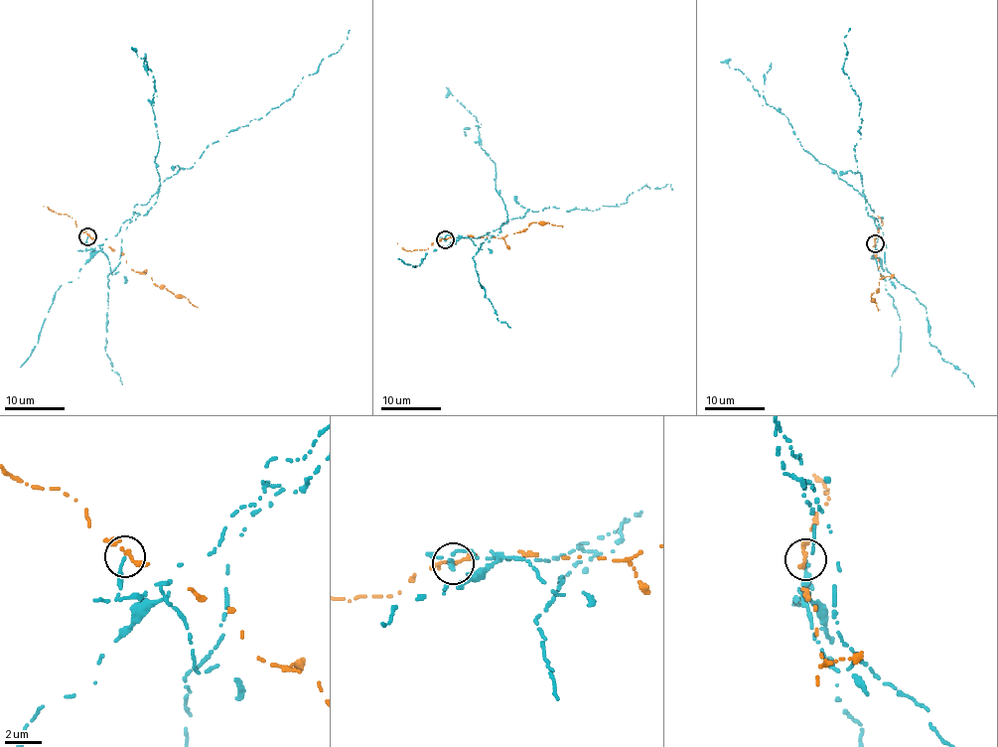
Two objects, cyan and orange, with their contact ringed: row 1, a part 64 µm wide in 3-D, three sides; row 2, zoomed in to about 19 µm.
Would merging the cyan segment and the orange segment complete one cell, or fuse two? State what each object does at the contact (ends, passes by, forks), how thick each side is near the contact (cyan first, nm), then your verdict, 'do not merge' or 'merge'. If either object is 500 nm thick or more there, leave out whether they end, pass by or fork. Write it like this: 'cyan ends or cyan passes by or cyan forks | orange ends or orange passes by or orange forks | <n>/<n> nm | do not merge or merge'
cyan ends | orange passes by | 160/190 nm | do not merge

